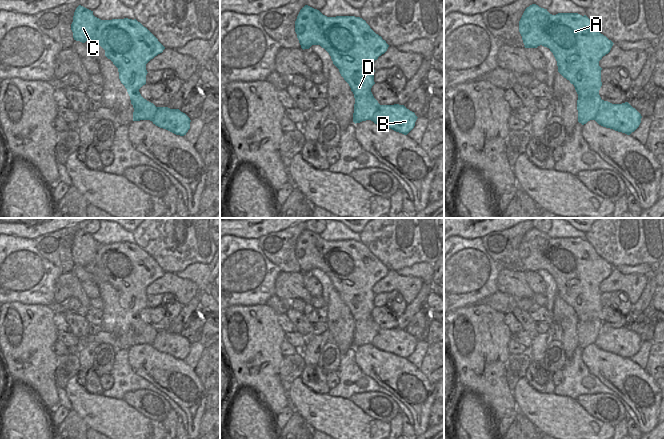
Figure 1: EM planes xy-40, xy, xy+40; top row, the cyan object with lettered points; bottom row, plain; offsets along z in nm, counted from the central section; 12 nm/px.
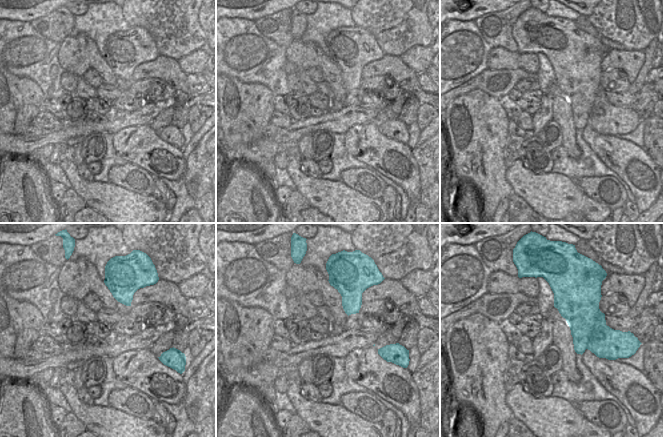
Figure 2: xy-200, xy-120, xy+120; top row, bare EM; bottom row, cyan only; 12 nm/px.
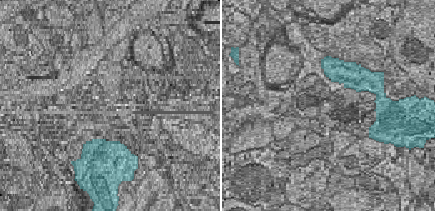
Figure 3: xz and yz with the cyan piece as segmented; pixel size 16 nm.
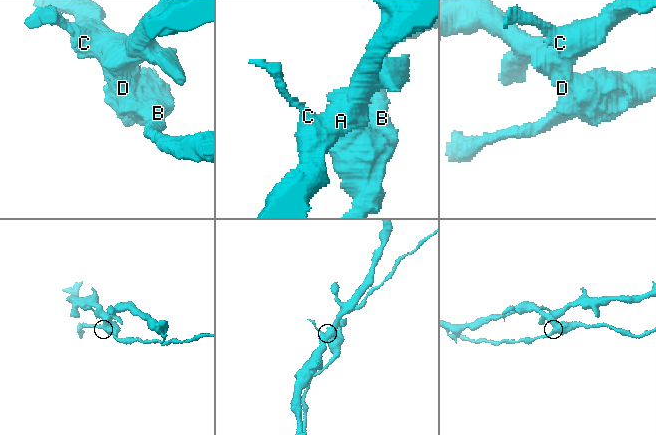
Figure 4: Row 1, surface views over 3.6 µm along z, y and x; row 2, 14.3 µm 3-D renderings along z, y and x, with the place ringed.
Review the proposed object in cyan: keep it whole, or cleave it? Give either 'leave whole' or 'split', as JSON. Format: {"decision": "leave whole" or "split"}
{"decision": "split"}

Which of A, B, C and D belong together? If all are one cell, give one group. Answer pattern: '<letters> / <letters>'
A C D / B

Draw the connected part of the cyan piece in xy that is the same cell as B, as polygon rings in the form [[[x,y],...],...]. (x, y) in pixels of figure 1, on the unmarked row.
[[[380,329],[371,342],[380,351],[407,359],[415,350],[417,340],[404,329]]]

